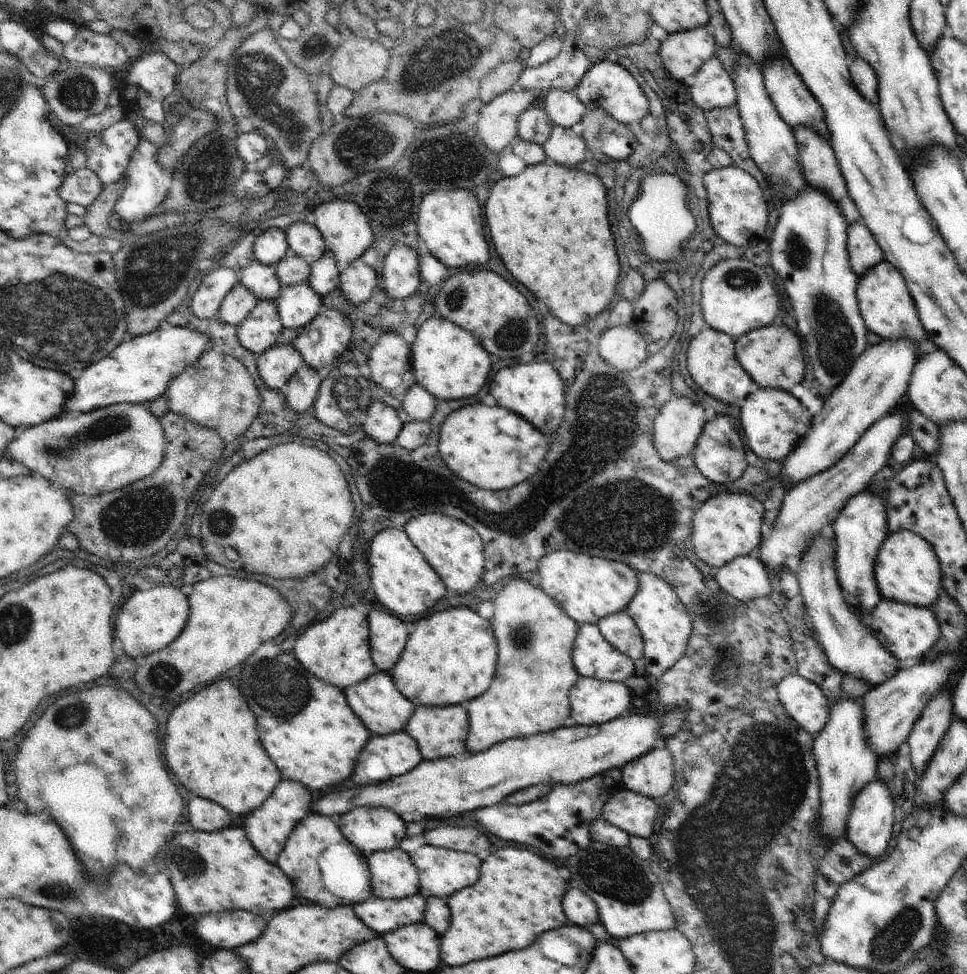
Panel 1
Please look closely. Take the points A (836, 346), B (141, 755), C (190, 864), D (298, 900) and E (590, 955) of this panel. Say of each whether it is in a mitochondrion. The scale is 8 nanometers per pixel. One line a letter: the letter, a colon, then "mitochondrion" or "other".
A: mitochondrion
B: other
C: mitochondrion
D: other
E: other

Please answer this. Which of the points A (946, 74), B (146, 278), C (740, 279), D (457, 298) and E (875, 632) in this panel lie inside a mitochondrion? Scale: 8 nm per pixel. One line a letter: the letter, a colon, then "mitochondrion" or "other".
A: other
B: mitochondrion
C: mitochondrion
D: mitochondrion
E: other

